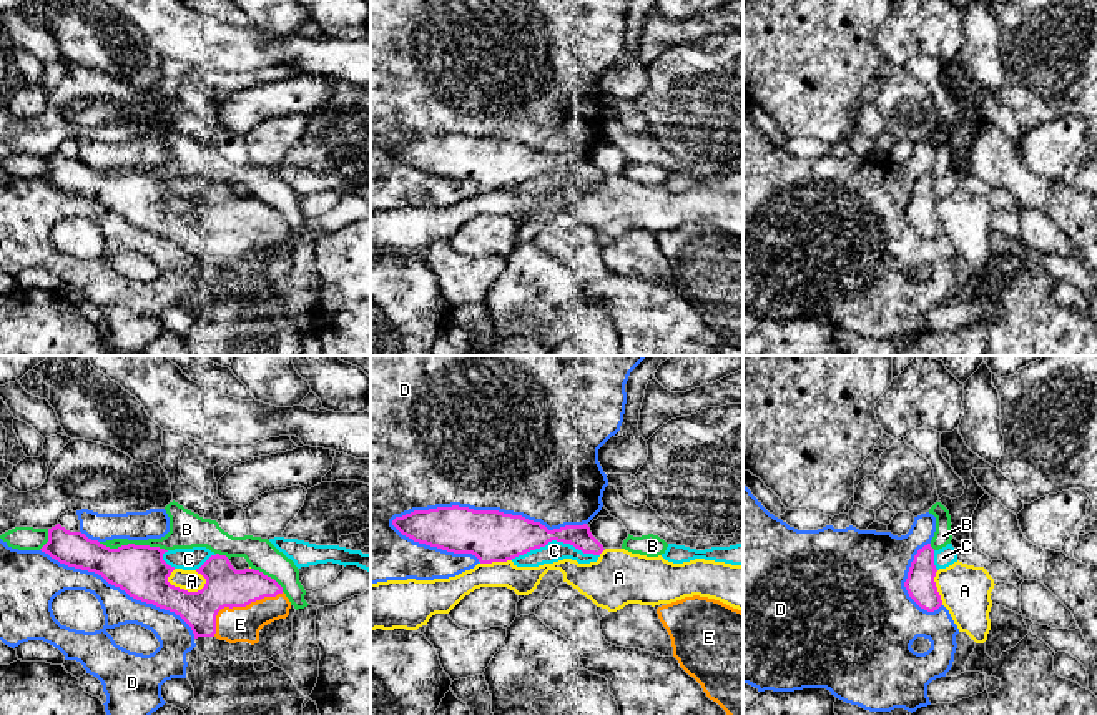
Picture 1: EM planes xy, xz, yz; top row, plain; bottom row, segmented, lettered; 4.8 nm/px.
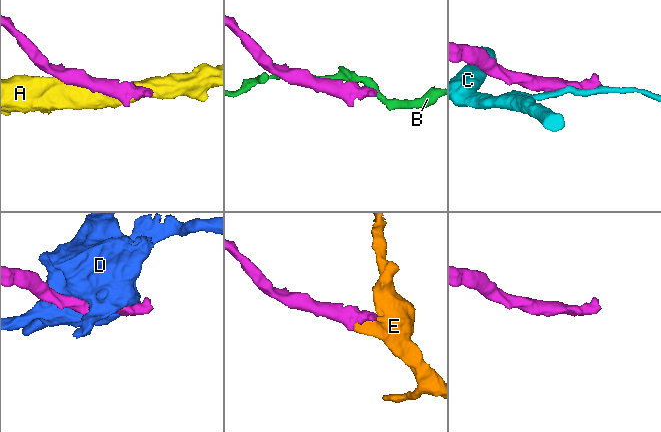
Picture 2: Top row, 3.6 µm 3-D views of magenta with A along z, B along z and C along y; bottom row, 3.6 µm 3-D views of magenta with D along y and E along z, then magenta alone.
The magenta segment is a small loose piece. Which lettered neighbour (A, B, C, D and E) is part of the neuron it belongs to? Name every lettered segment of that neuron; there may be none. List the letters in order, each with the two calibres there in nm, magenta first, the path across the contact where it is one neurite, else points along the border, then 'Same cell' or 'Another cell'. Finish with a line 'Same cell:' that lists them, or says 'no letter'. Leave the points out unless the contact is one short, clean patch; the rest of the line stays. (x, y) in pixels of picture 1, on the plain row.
A: Thickness 240 nm (magenta) against 100 nm. Another cell
B: Thickness 240 nm (magenta) against 140 nm. Another cell
C: Thickness 220 nm (magenta) against 100 nm. Another cell
D: Thickness 240 nm (magenta) against 500 nm. Another cell
E: Thickness 190 nm (magenta) against 180 nm. Same cell
Same cell: E

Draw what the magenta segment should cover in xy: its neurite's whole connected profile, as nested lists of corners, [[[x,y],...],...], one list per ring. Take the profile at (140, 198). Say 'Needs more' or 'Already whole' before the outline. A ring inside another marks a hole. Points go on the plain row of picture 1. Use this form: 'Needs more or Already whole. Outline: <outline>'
Needs more. Outline: [[[57,151],[48,156],[48,170],[40,178],[60,191],[101,203],[108,211],[120,214],[136,228],[175,239],[191,254],[194,266],[216,264],[229,271],[248,269],[254,273],[259,269],[259,258],[274,248],[286,246],[291,236],[289,226],[274,206],[254,196],[236,198],[229,186],[219,181],[211,183],[196,196],[206,206],[204,214],[198,219],[188,219],[168,210],[175,195],[163,188],[163,181],[168,178],[160,175],[128,171],[110,176],[81,160],[70,160]]]

